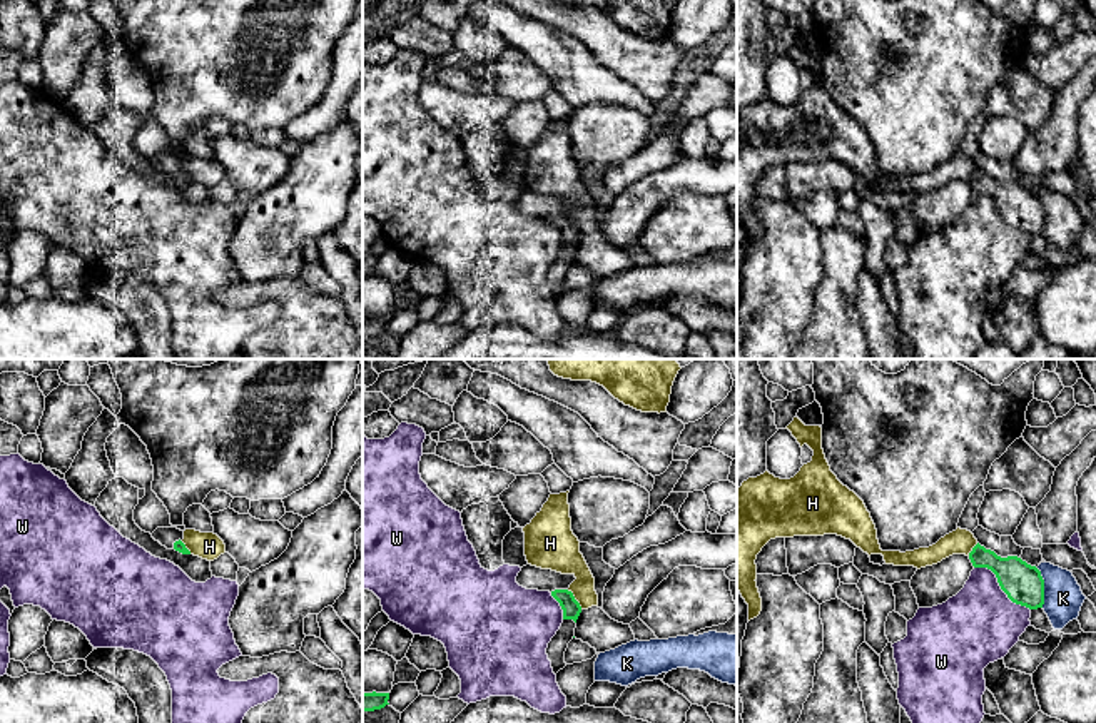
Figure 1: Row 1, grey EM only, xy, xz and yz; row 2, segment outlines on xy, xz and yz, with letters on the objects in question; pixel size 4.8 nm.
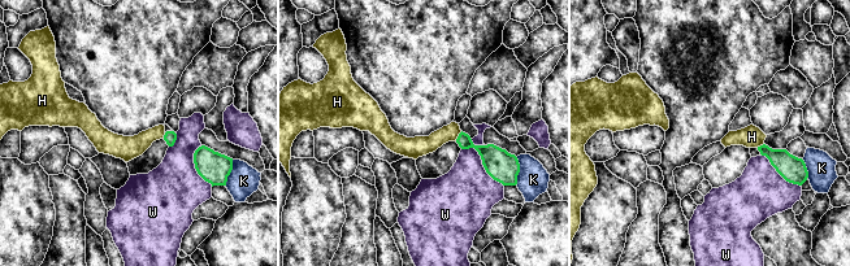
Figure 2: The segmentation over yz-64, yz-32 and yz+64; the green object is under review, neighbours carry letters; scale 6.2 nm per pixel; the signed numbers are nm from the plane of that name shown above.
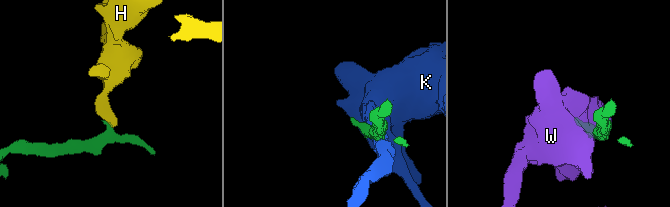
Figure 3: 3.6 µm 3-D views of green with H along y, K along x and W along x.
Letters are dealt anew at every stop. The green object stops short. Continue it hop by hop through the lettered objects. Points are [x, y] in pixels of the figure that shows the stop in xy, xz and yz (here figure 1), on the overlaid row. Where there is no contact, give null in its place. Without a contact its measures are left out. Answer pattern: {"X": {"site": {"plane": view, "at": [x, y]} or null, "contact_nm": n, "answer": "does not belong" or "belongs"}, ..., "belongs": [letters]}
{"H": {"site": {"plane": "xz", "at": [573, 598]}, "contact_nm": 120, "answer": "does not belong"}, "K": {"site": {"plane": "yz", "at": [1043, 588]}, "contact_nm": 190, "answer": "does not belong"}, "W": {"site": {"plane": "yz", "at": [999, 585]}, "contact_nm": 340, "answer": "does not belong"}, "belongs": []}

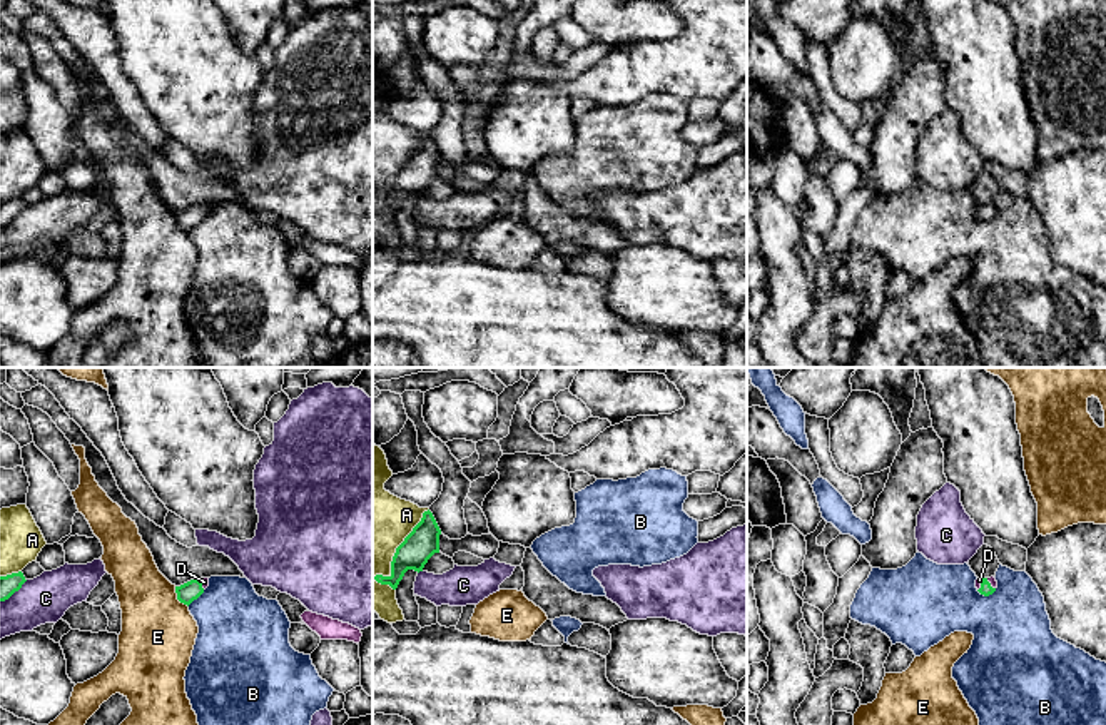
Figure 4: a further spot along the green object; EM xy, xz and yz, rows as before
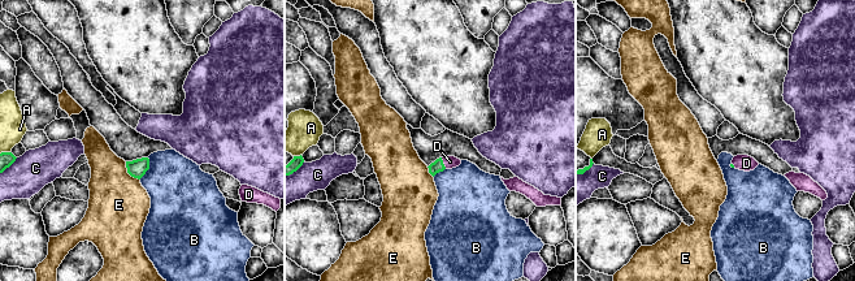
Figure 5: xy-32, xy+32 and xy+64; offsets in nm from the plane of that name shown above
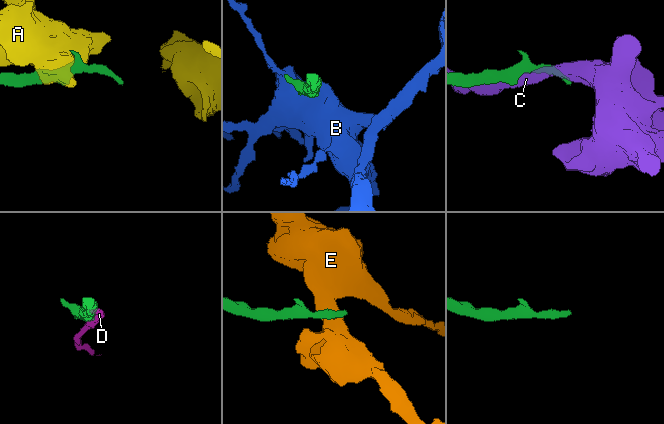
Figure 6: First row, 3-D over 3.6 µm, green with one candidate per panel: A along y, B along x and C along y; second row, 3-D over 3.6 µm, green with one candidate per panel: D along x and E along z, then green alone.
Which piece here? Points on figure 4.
{"A": {"site": {"plane": "xz", "at": [396, 552]}, "contact_nm": 440, "answer": "does not belong"}, "B": {"site": {"plane": "yz", "at": [986, 595]}, "contact_nm": 100, "answer": "does not belong"}, "C": {"site": {"plane": "xy", "at": [14, 592]}, "contact_nm": 170, "answer": "does not belong"}, "D": {"site": {"plane": "yz", "at": [981, 585]}, "contact_nm": 70, "answer": "belongs"}, "E": {"site": {"plane": "xy", "at": [177, 598]}, "contact_nm": 120, "answer": "does not belong"}, "belongs": ["D"]}

